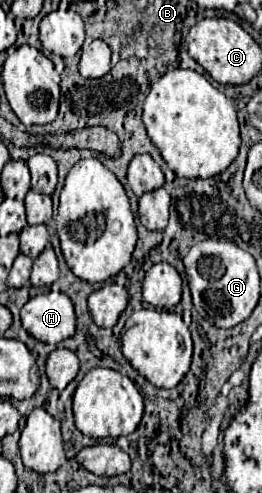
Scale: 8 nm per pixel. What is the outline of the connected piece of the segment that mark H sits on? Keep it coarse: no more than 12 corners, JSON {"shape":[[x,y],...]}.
{"shape":[[61,291],[35,295],[21,323],[57,345],[75,331],[73,301]]}

